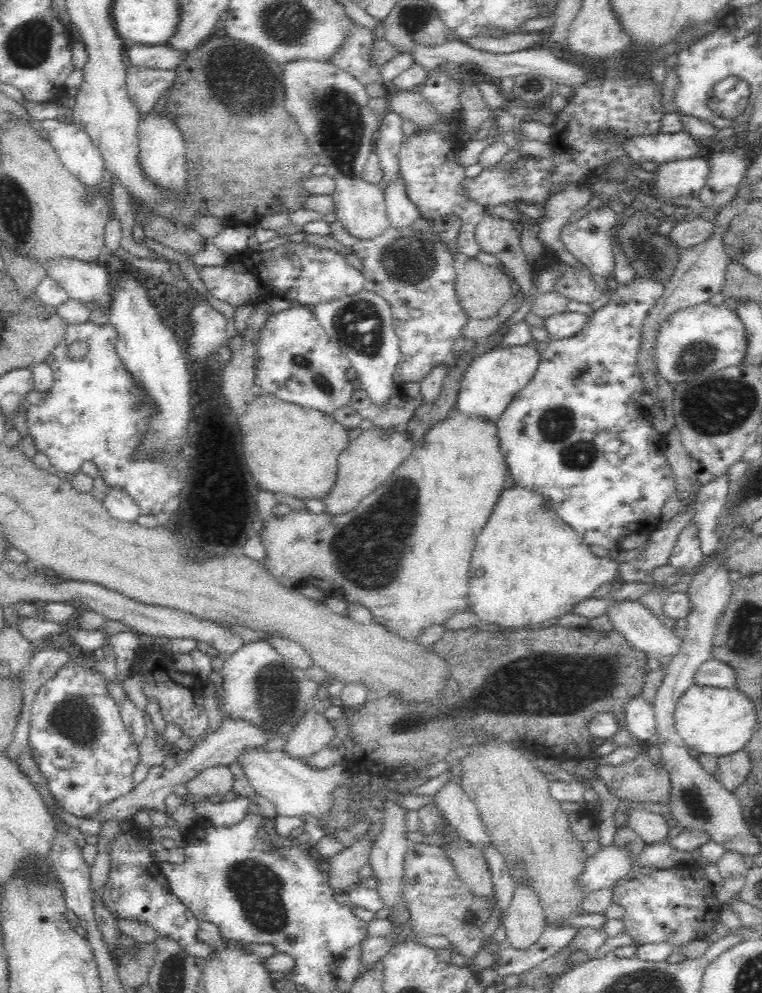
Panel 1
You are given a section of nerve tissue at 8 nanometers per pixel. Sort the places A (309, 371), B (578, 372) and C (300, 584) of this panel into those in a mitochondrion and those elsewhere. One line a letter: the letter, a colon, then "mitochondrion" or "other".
A: mitochondrion
B: mitochondrion
C: other

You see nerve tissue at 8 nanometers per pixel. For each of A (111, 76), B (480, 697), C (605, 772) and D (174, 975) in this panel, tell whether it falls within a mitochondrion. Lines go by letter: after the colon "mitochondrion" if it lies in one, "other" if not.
A: other
B: other
C: other
D: mitochondrion

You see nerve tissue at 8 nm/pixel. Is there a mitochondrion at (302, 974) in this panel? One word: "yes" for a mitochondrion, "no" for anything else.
no

